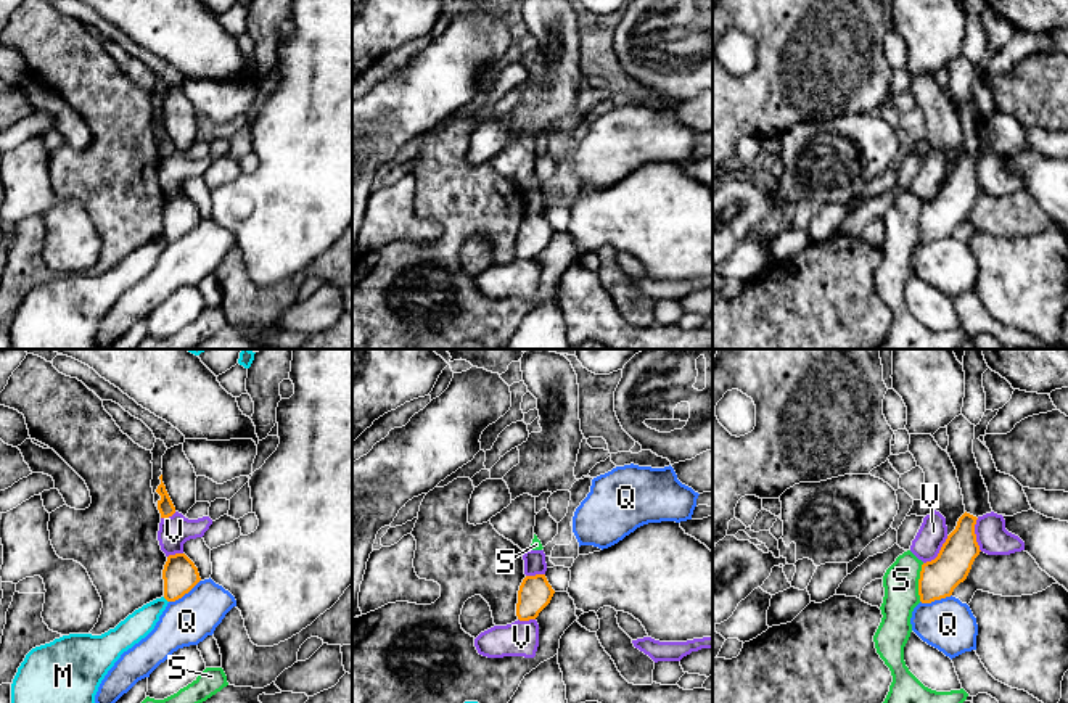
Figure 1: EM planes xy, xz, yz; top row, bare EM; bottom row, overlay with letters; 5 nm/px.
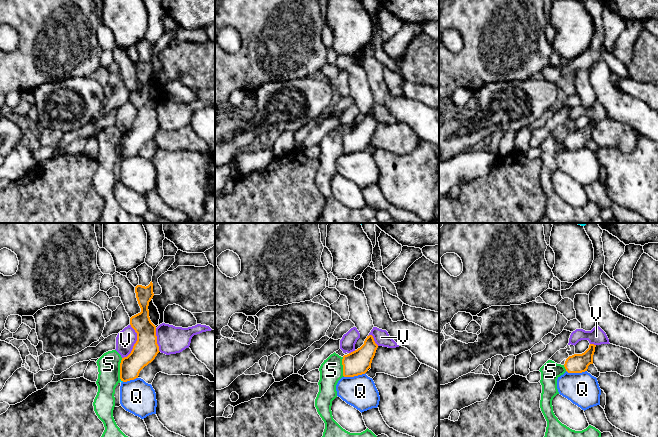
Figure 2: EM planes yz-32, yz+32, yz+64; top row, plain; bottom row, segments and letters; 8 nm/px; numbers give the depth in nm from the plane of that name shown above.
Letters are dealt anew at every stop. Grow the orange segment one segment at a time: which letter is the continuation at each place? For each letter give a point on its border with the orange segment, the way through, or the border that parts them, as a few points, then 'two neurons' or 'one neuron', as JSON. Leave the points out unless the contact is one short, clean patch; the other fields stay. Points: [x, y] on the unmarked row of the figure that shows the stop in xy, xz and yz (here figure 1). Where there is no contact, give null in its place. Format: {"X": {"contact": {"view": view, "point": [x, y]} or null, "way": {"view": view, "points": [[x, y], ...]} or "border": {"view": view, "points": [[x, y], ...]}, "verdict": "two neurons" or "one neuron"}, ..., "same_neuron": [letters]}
{"M": {"contact": {"view": "xy", "point": [166, 238]}, "verdict": "two neurons"}, "Q": {"contact": {"view": "xy", "point": [184, 234]}, "verdict": "two neurons"}, "S": {"contact": {"view": "yz", "point": [919, 222]}, "border": {"view": "yz", "points": [[924, 203], [919, 213], [919, 240]]}, "verdict": "two neurons"}, "V": {"contact": {"view": "yz", "point": [940, 192]}, "border": {"view": "yz", "points": [[948, 176], [940, 192], [924, 203]]}, "verdict": "two neurons"}, "same_neuron": []}

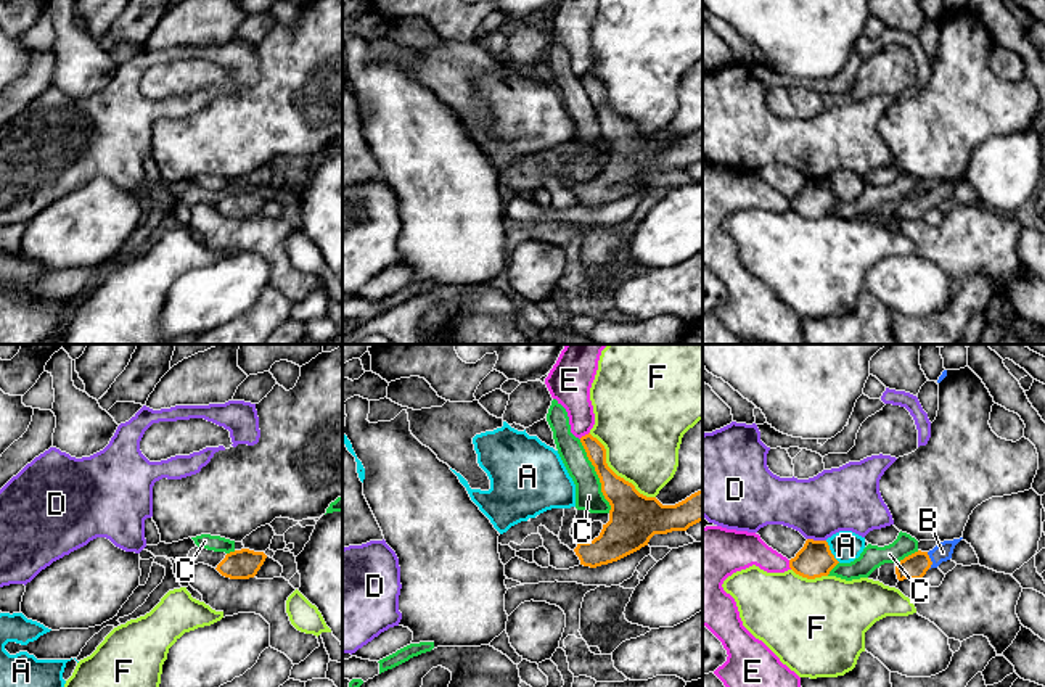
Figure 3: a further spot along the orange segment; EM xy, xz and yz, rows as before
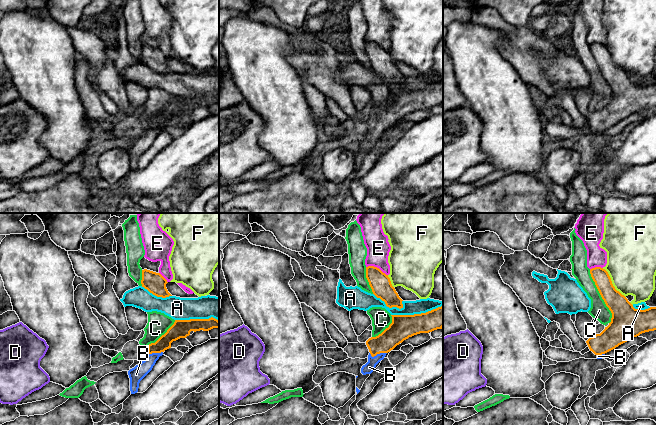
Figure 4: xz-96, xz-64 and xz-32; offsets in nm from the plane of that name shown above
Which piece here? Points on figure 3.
{"A": {"contact": {"view": "yz", "point": [830, 192]}, "verdict": "two neurons"}, "B": {"contact": {"view": "yz", "point": [930, 200]}, "way": {"view": "yz", "points": [[913, 206], [930, 200], [942, 192]]}, "verdict": "one neuron"}, "C": {"contact": {"view": "xz", "point": [598, 116]}, "verdict": "two neurons"}, "D": {"contact": {"view": "yz", "point": [817, 181]}, "border": {"view": "yz", "points": [[807, 177], [825, 181]]}, "verdict": "two neurons"}, "E": {"contact": {"view": "xz", "point": [586, 74]}, "border": {"view": "xz", "points": [[589, 71], [579, 78]]}, "verdict": "two neurons"}, "F": {"contact": {"view": "xz", "point": [613, 111]}, "verdict": "two neurons"}, "same_neuron": ["B"]}

